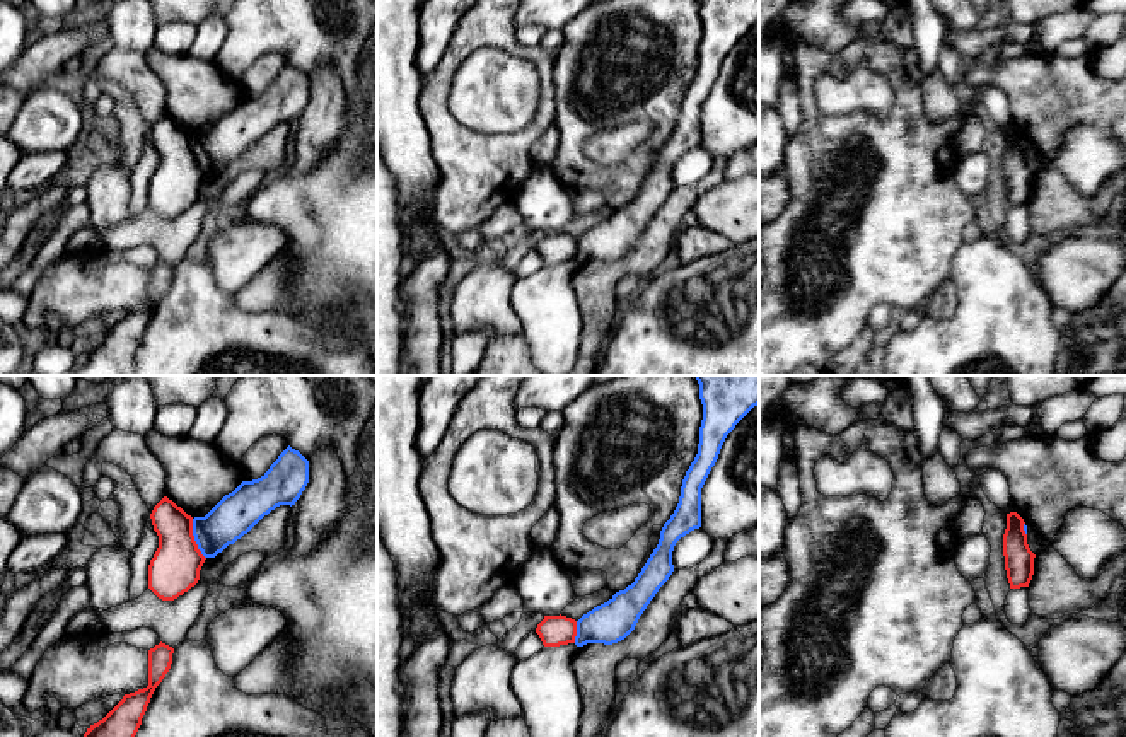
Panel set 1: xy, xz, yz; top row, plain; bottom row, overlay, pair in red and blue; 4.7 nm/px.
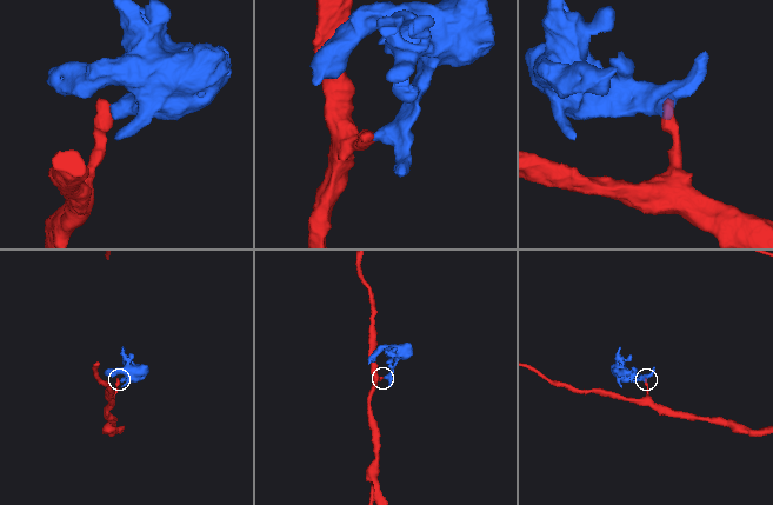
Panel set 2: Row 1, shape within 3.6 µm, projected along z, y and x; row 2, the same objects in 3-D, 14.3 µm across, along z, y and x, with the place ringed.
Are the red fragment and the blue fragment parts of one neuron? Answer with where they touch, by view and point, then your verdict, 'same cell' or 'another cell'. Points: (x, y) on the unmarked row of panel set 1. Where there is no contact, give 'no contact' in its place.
meets red in xy at (193, 157); another cell

